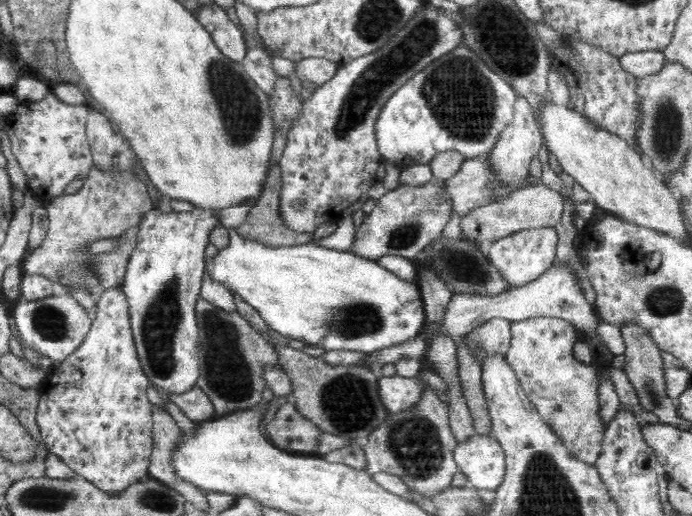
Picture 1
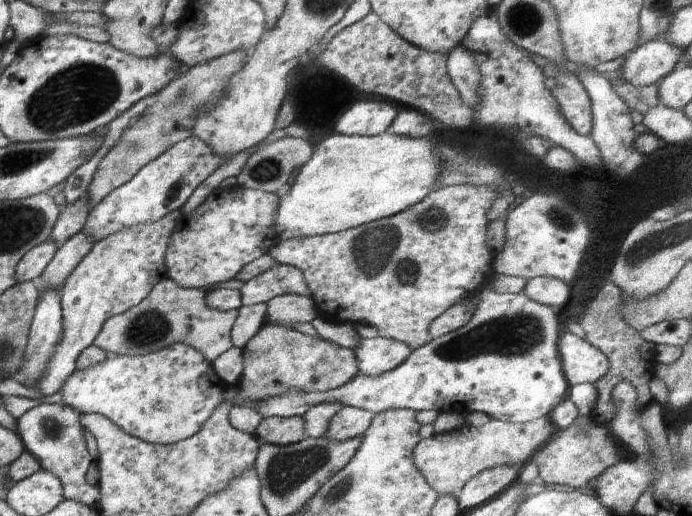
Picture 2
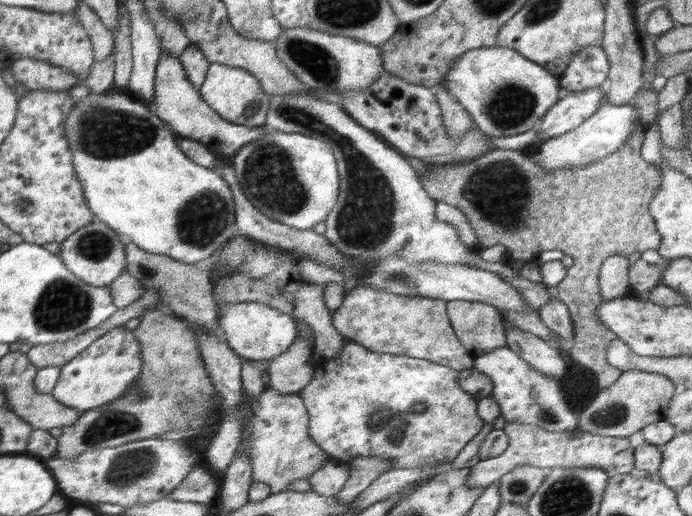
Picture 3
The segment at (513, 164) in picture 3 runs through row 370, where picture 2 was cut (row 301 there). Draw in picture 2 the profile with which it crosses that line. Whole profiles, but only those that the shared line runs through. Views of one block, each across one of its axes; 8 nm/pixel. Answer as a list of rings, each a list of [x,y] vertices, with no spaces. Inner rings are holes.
[[[608,281],[604,284],[596,298],[590,302],[590,306],[586,308],[586,314],[580,322],[581,327],[586,334],[586,340],[601,350],[609,360],[609,369],[605,377],[595,382],[597,390],[597,401],[593,406],[592,422],[596,425],[606,426],[614,416],[614,404],[611,400],[611,392],[618,386],[620,381],[628,381],[637,392],[637,403],[641,408],[645,408],[653,402],[652,394],[648,388],[648,383],[653,378],[653,375],[648,372],[648,361],[644,359],[642,344],[644,339],[640,336],[637,330],[634,330],[625,318],[621,315],[621,290],[612,282]]]

